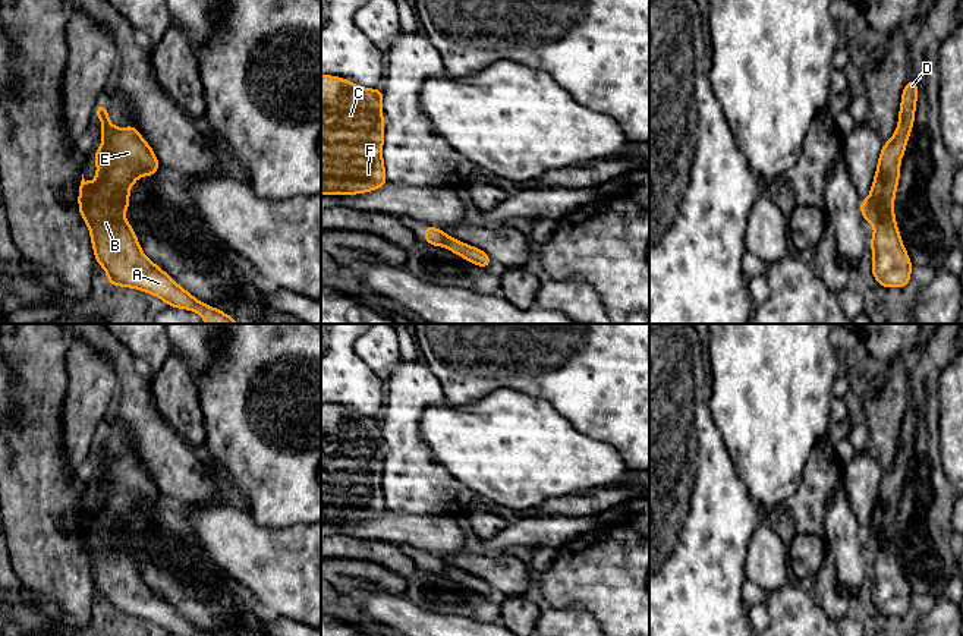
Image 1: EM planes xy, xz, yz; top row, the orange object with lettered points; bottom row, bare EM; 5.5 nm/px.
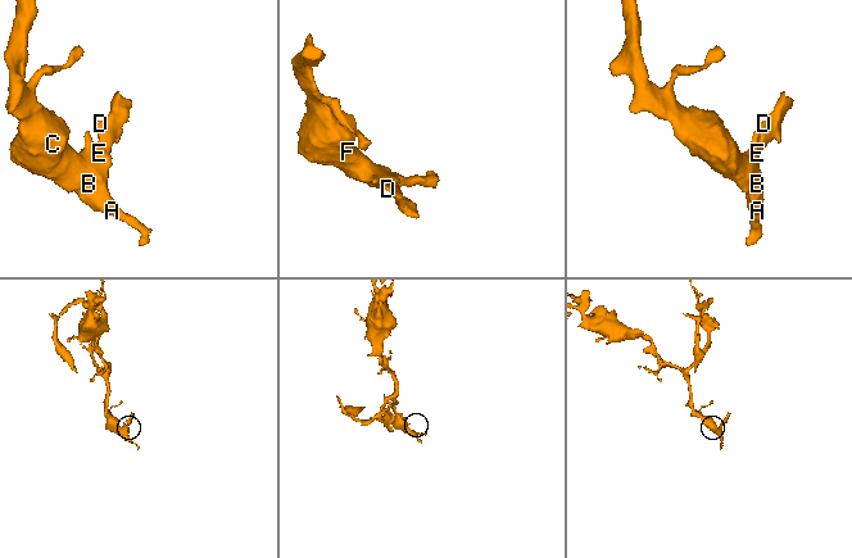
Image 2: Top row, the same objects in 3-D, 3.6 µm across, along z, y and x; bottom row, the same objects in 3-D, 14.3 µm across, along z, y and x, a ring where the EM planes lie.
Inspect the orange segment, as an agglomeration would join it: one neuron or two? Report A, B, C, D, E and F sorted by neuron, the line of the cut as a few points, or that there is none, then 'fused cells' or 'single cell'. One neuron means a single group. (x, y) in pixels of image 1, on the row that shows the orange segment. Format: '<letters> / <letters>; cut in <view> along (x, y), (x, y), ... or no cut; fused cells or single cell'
A B C D E F; no cut; single cell

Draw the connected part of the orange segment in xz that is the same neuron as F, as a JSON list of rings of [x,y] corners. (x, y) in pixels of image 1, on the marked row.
[[[321,75],[321,195],[353,195],[387,183],[383,92]]]

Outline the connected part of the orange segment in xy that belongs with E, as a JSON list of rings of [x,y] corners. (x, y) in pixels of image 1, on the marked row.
[[[106,104],[97,106],[95,116],[103,120],[100,133],[104,136],[101,148],[94,152],[97,179],[88,183],[82,174],[78,202],[79,212],[89,227],[97,265],[106,268],[108,283],[155,295],[169,306],[195,311],[207,324],[237,324],[227,314],[195,299],[141,251],[132,226],[123,218],[123,212],[129,208],[129,189],[135,180],[157,173],[160,163],[135,126],[117,129],[111,125]]]

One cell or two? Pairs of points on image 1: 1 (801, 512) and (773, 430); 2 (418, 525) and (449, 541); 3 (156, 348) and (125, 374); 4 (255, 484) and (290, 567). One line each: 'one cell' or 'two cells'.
1: two cells
2: one cell
3: two cells
4: two cells

